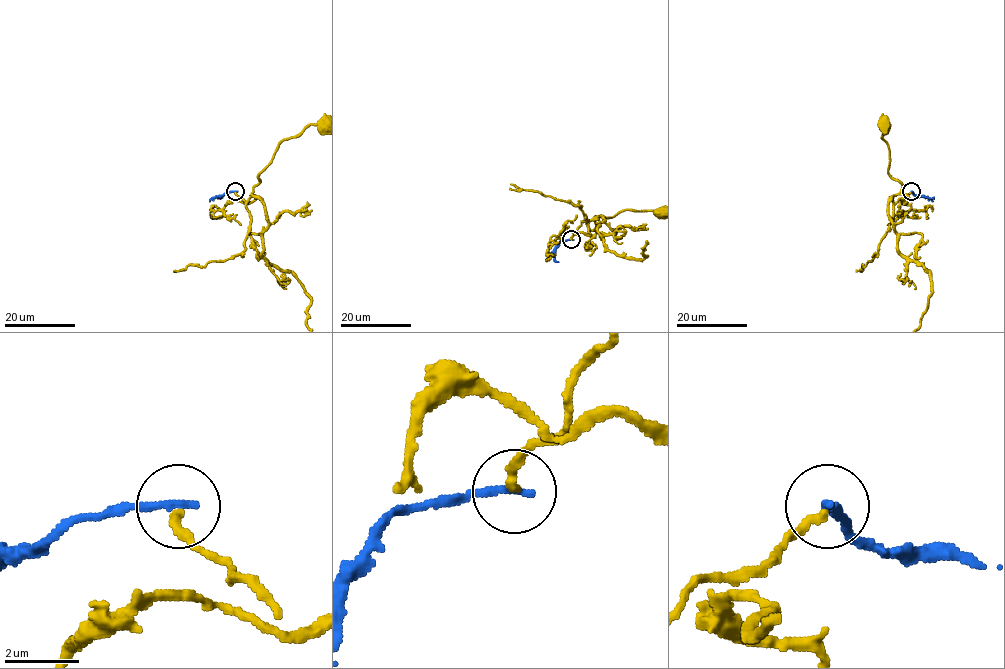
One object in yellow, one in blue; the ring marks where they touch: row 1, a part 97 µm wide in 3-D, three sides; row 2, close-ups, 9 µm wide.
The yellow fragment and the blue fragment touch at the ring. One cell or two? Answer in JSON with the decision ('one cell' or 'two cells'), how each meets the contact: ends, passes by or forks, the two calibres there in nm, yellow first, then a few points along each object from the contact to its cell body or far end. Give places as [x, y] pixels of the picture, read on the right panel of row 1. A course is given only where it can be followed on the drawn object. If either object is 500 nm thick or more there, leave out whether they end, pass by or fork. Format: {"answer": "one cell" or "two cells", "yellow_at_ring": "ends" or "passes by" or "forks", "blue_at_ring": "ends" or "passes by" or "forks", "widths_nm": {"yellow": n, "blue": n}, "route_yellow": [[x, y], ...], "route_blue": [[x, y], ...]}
{"answer": "two cells", "yellow_at_ring": "ends", "blue_at_ring": "ends", "widths_nm": {"yellow": 240, "blue": 240}, "route_yellow": [[911, 192], [893, 202], [902, 185], [888, 173], [889, 147], [882, 137], [883, 124], [887, 128], [884, 124]], "route_blue": [[911, 191], [932, 201]]}

